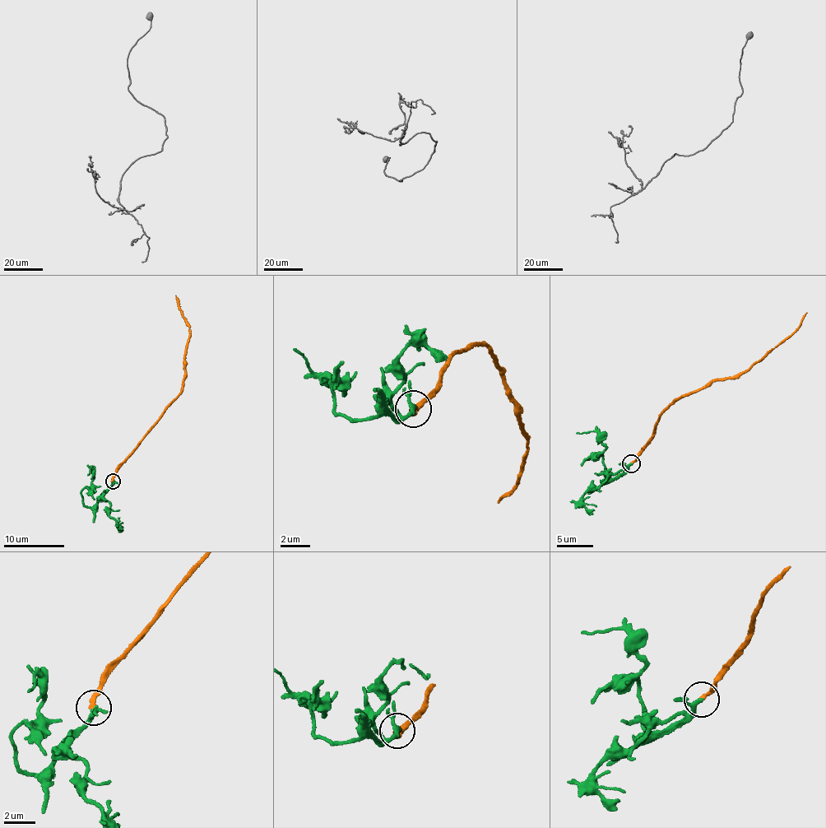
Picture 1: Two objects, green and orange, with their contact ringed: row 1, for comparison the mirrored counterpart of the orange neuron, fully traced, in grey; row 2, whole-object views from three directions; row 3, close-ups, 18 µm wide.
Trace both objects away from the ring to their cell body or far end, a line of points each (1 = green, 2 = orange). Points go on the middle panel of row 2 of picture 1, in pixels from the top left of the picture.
1: (411, 409), (393, 420), (389, 413), (356, 420), (332, 411), (335, 388), (341, 387), (342, 393), (292, 350)
2: (411, 409), (438, 383), (459, 350), (485, 344), (528, 443), (522, 474), (498, 502)

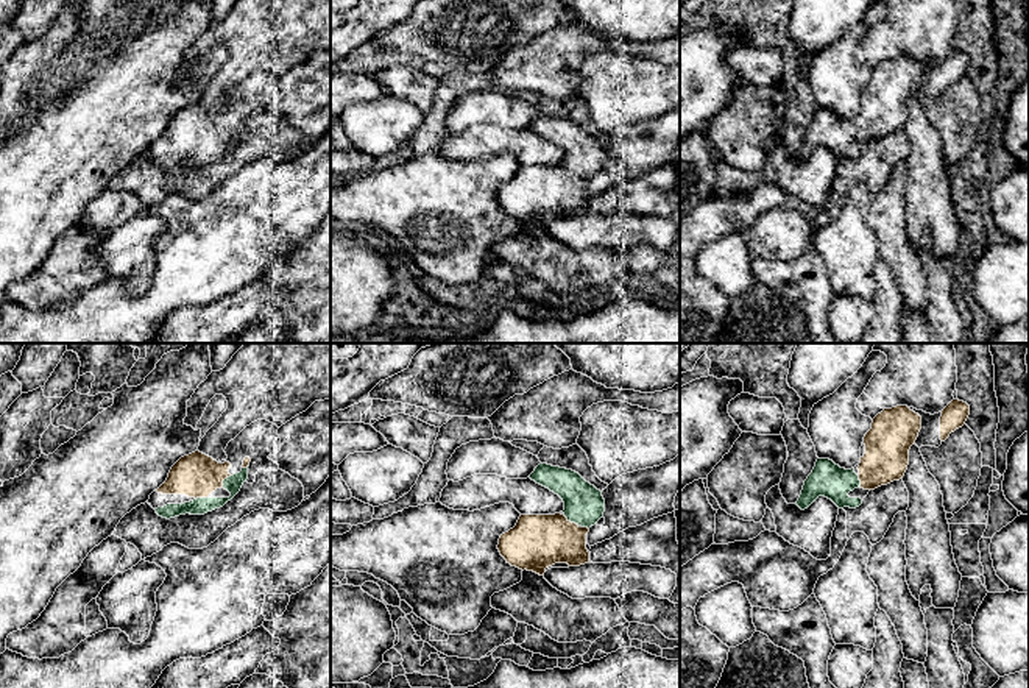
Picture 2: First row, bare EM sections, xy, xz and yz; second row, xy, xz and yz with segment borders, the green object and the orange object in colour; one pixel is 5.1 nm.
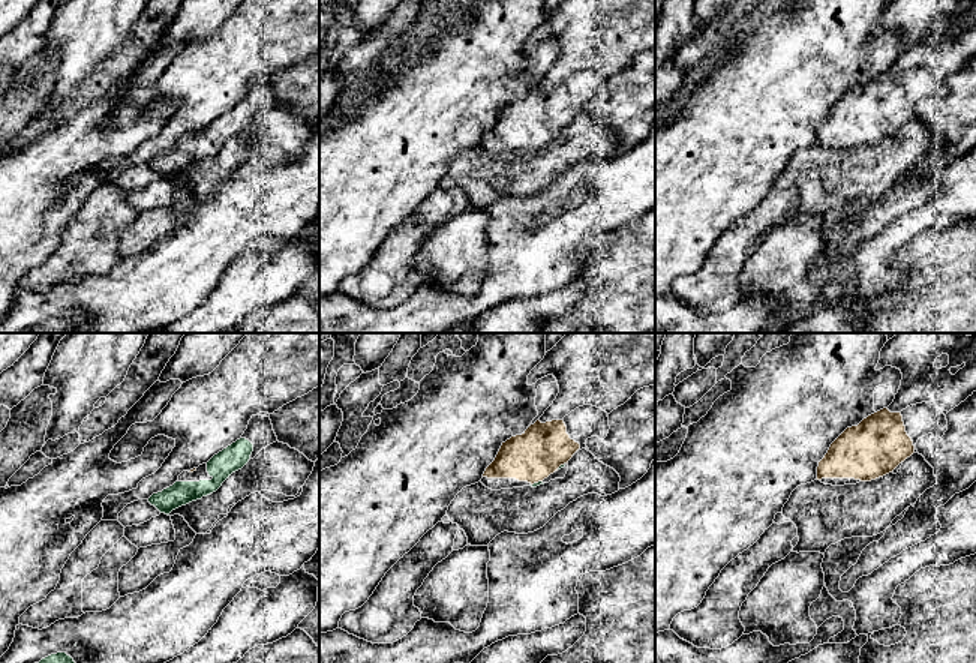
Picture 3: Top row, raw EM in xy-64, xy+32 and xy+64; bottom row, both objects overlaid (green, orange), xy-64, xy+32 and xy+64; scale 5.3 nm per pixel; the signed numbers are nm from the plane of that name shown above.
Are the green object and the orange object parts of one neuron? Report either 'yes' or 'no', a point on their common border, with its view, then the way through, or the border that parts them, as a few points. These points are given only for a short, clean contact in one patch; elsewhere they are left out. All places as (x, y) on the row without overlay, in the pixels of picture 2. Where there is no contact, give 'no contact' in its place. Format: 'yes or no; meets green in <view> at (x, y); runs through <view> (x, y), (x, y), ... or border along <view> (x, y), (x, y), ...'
yes; meets green in xz at (571, 172); runs through xz (583, 155), (571, 172), (554, 189), (537, 192)

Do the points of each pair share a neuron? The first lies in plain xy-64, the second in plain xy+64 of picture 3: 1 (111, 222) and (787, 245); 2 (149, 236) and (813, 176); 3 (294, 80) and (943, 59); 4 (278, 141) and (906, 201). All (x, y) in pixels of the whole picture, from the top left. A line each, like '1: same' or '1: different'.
1: different
2: different
3: different
4: different

